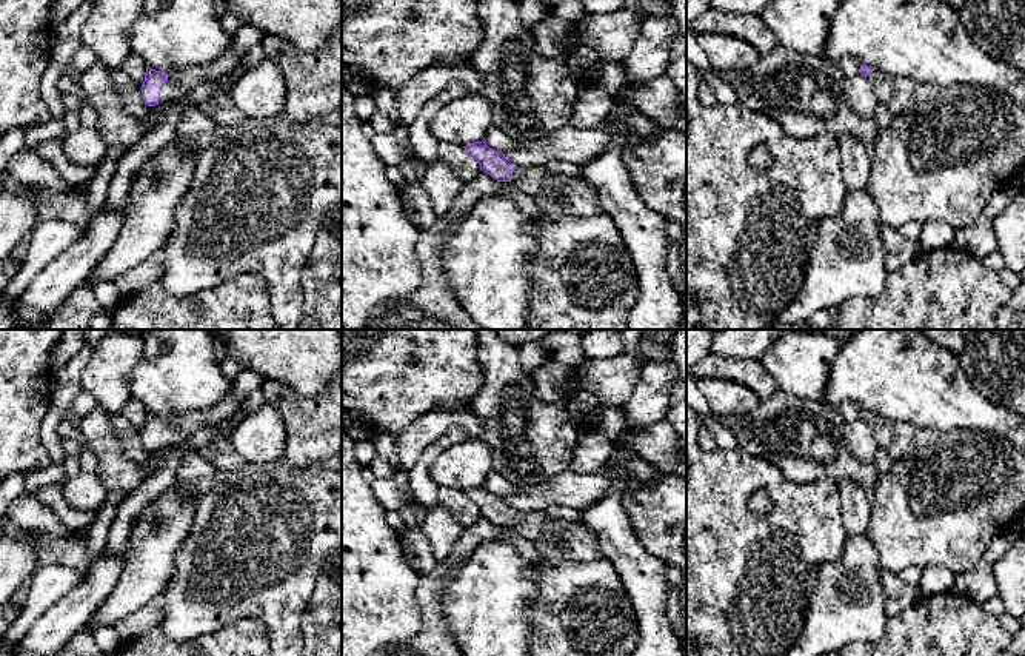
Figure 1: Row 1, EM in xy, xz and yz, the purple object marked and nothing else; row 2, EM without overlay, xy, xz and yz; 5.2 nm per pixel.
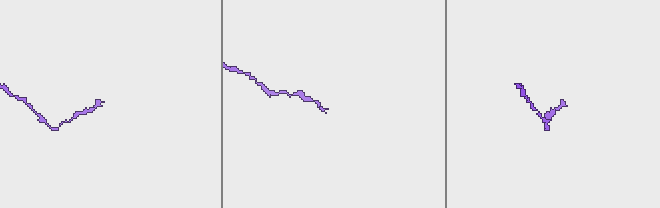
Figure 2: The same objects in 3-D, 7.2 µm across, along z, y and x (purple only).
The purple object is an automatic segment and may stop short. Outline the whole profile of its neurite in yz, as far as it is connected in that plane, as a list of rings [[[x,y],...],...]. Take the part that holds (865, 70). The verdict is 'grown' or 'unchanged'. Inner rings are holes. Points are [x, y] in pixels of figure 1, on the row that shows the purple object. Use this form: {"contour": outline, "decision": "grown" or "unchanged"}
{"contour": [[[860,65],[860,74],[865,75],[866,80],[874,86],[877,102],[888,103],[893,94],[893,79],[894,77],[885,75],[883,72],[876,71],[866,65]]], "decision": "grown"}

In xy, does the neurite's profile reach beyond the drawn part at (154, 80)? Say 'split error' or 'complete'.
split error

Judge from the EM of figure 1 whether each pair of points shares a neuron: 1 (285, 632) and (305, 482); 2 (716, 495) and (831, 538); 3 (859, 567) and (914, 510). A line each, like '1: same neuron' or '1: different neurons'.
1: same neuron
2: same neuron
3: different neurons

